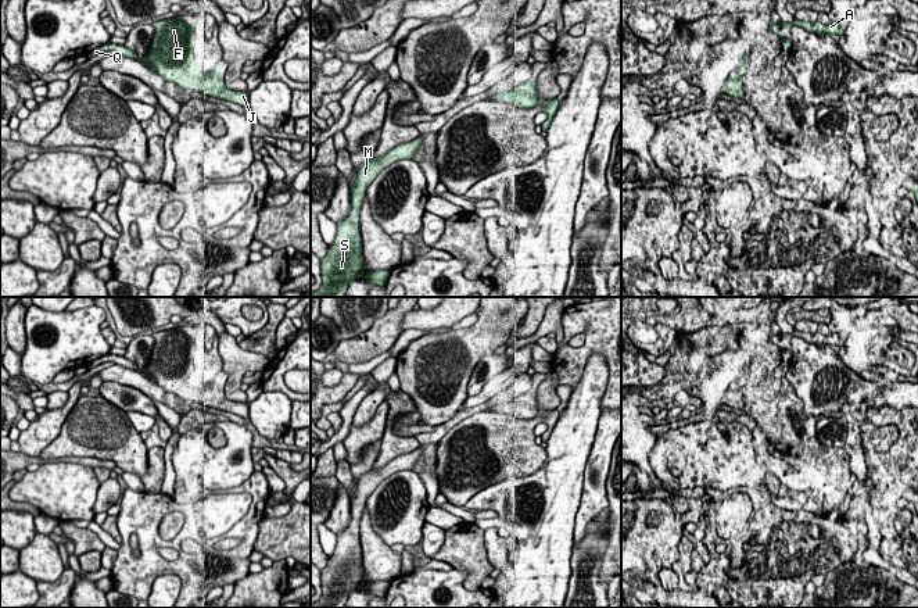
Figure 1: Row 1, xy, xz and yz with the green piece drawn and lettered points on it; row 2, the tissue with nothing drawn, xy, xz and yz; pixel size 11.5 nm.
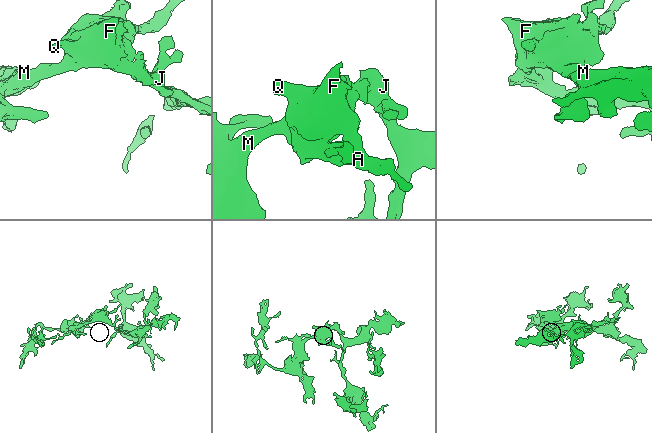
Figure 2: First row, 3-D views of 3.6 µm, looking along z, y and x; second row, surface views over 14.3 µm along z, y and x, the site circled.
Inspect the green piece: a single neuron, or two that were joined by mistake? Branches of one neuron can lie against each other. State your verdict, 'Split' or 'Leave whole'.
Leave whole

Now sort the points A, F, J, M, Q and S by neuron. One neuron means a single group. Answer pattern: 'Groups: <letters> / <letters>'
Groups: A F J M Q S

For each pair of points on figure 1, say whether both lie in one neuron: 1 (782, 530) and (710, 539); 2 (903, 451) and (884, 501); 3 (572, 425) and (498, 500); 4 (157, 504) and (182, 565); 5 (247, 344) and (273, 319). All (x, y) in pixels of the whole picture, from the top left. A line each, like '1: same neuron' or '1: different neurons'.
1: same neuron
2: same neuron
3: same neuron
4: same neuron
5: same neuron

